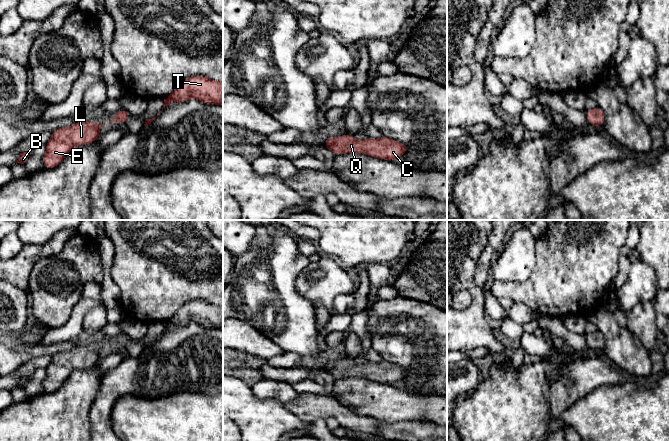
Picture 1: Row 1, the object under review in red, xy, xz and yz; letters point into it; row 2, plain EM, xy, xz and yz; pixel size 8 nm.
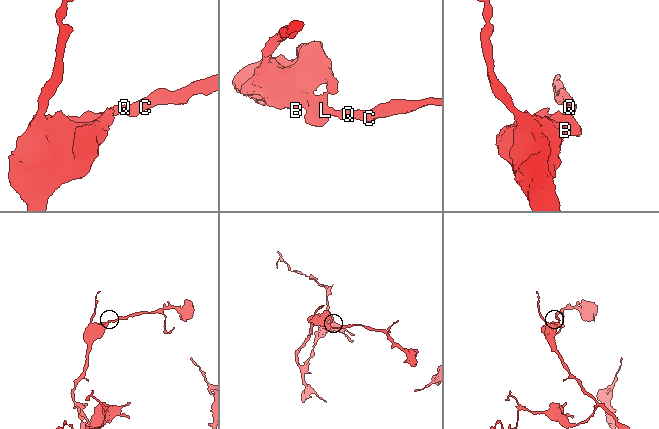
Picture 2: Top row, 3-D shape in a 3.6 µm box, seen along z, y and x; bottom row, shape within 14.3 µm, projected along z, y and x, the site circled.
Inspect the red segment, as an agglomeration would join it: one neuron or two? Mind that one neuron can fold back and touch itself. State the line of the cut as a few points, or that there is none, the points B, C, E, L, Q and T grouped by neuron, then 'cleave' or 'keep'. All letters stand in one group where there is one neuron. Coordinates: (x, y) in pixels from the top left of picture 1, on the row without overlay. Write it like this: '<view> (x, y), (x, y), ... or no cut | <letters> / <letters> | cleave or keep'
no cut | B C E L Q T | keep

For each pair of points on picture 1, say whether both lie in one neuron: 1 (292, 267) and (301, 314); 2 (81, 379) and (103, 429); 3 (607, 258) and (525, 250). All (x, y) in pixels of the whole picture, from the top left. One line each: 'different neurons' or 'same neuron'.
1: same neuron
2: different neurons
3: different neurons

